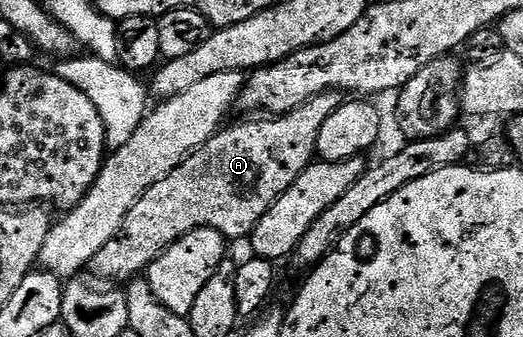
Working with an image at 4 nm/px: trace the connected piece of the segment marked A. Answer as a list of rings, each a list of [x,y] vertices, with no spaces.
[[[341,91],[320,93],[307,103],[295,107],[290,113],[245,119],[249,121],[222,128],[208,143],[200,145],[188,159],[179,163],[175,171],[159,179],[159,183],[155,183],[155,187],[147,190],[139,203],[135,203],[135,207],[127,211],[123,227],[119,227],[115,239],[106,243],[99,250],[99,255],[89,261],[88,272],[105,283],[128,283],[140,278],[148,270],[150,263],[159,259],[159,255],[163,255],[167,247],[171,247],[171,243],[203,227],[212,227],[227,239],[248,238],[255,223],[259,223],[259,219],[267,215],[267,207],[271,207],[271,203],[275,203],[275,199],[283,195],[283,191],[287,191],[287,187],[291,187],[291,183],[295,183],[299,175],[303,175],[307,166],[313,164],[317,157],[317,140],[319,131],[323,131],[323,123],[327,123],[327,118],[335,115],[337,108],[344,105],[346,100],[346,94]]]

